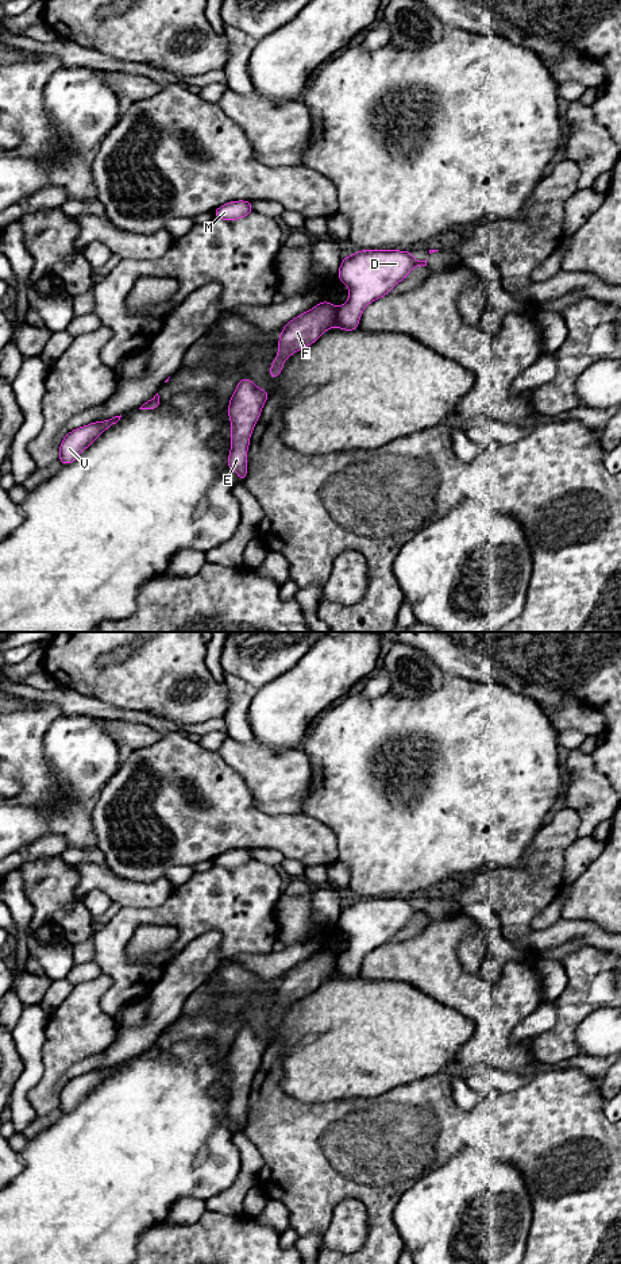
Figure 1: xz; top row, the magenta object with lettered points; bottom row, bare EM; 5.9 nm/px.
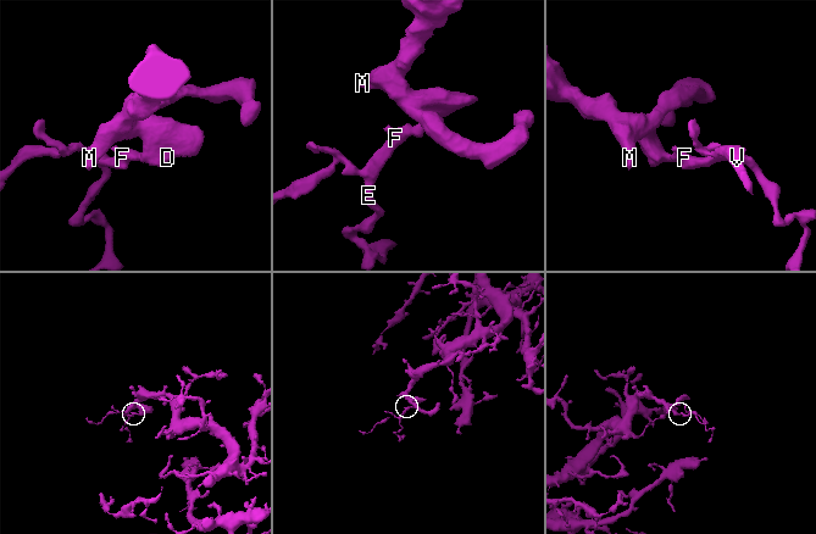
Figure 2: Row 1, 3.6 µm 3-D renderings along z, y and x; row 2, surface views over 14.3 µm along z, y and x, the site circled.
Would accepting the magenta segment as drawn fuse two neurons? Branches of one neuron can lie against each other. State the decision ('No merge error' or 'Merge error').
Merge error

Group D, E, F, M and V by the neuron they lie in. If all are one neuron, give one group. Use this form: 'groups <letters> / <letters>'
groups D M / E F V

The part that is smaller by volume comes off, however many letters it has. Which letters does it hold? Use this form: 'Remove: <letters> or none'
Remove: E, F, V

